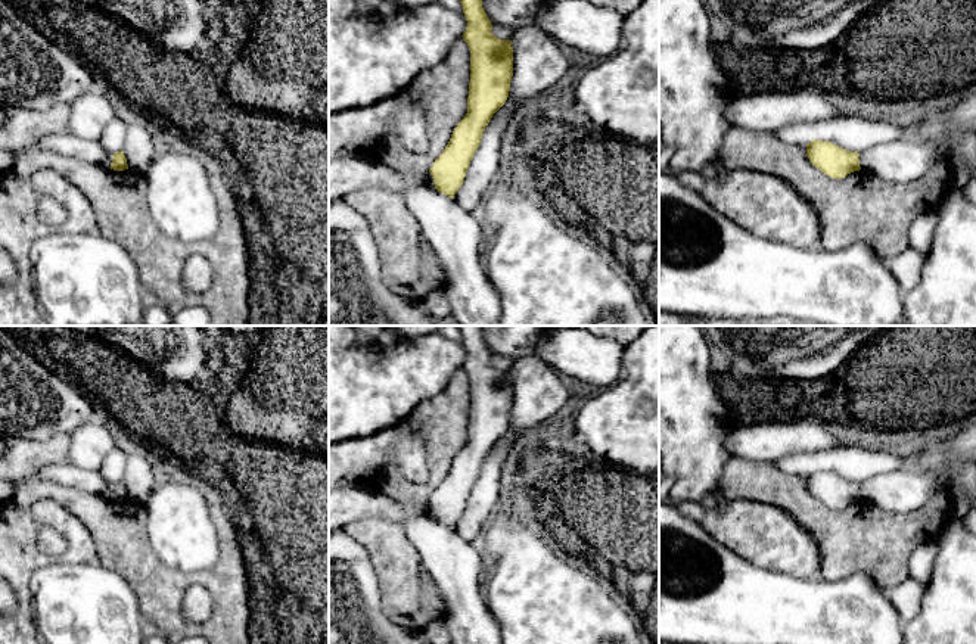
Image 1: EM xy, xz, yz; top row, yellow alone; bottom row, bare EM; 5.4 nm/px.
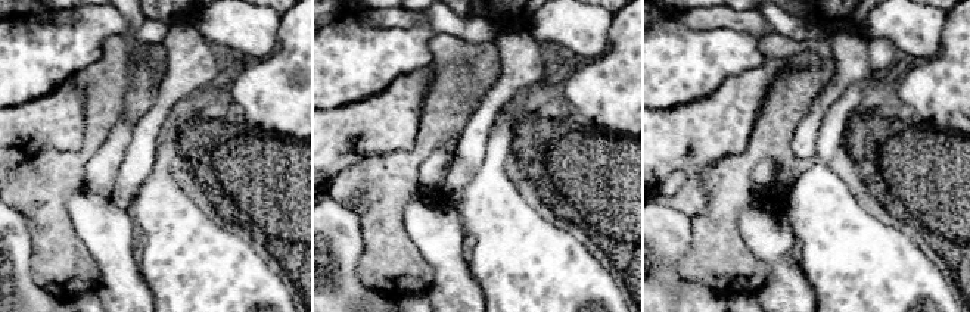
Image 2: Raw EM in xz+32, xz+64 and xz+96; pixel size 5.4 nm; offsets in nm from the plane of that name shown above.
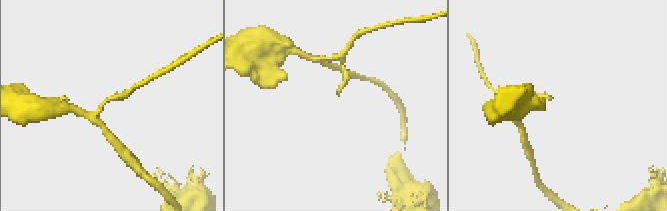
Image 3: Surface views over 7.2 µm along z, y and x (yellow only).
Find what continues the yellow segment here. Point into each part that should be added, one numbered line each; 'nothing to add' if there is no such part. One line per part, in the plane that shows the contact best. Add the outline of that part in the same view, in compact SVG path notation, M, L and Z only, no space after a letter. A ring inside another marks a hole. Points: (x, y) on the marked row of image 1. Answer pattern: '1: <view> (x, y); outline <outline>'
nothing to add

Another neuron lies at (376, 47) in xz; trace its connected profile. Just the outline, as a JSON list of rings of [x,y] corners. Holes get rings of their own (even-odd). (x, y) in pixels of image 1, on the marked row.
[[[329,0],[329,113],[401,94],[423,71],[439,65],[466,31],[464,13],[438,1],[407,7],[397,0]]]

